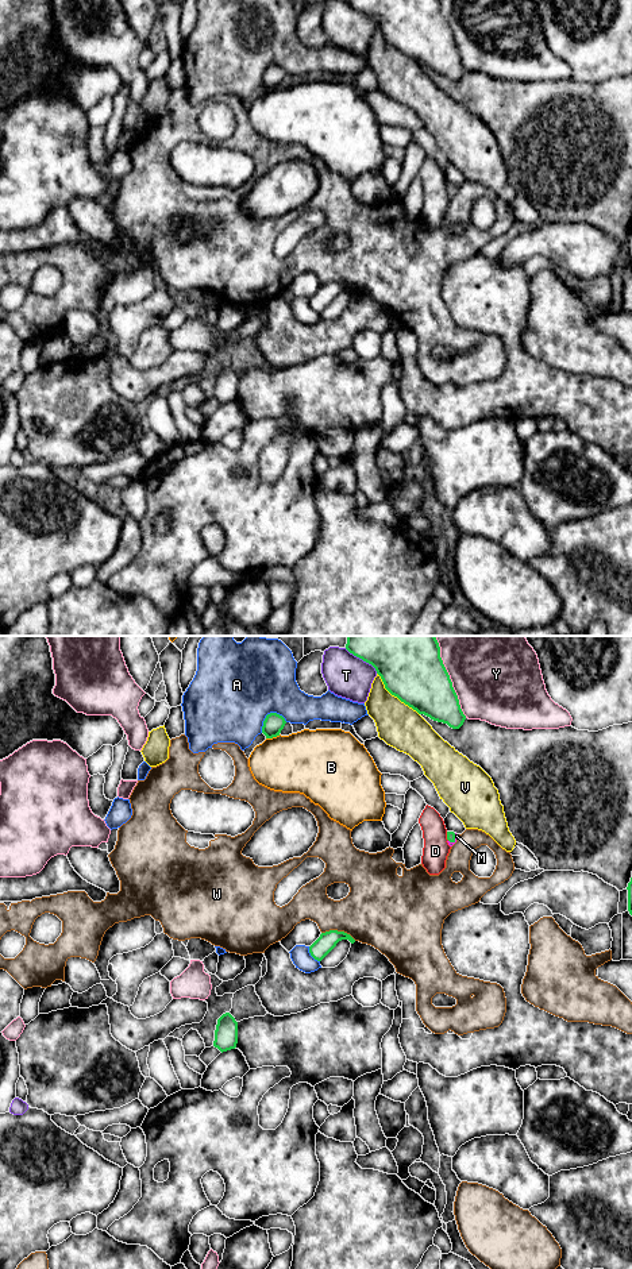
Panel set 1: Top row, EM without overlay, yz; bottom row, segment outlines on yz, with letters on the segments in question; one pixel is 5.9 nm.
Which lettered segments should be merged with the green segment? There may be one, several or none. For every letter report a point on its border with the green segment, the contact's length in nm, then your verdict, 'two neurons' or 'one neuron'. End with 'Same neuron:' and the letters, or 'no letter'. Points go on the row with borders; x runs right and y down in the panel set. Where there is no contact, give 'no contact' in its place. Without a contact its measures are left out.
A: yz (268, 714) | 170 nm | two neurons
B: yz (273, 736) | 90 nm | two neurons
D: yz (447, 836) | 60 nm | two neurons
M: yz (454, 839) | 70 nm | one neuron
T: yz (362, 659) | 240 nm | two neurons
V: yz (394, 695) | 360 nm | two neurons
W: yz (339, 932) | 220 nm | two neurons
Y: yz (449, 677) | 500 nm | two neurons
Same neuron: M

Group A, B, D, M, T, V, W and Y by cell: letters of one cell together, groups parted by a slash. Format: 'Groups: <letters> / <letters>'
Groups: A / B / D / M / T / V / W / Y

